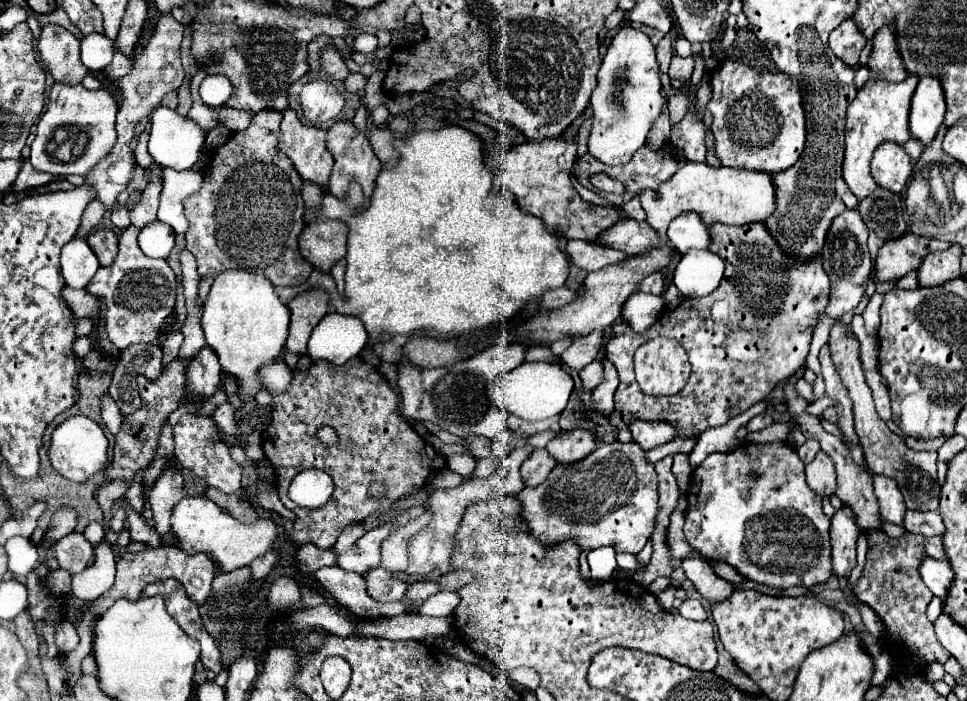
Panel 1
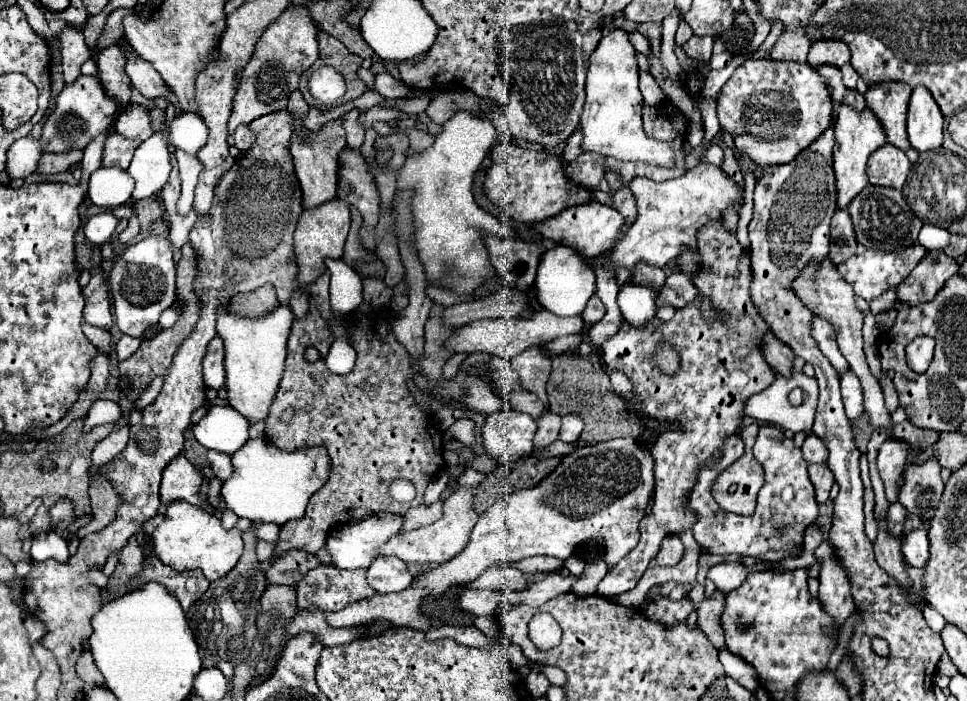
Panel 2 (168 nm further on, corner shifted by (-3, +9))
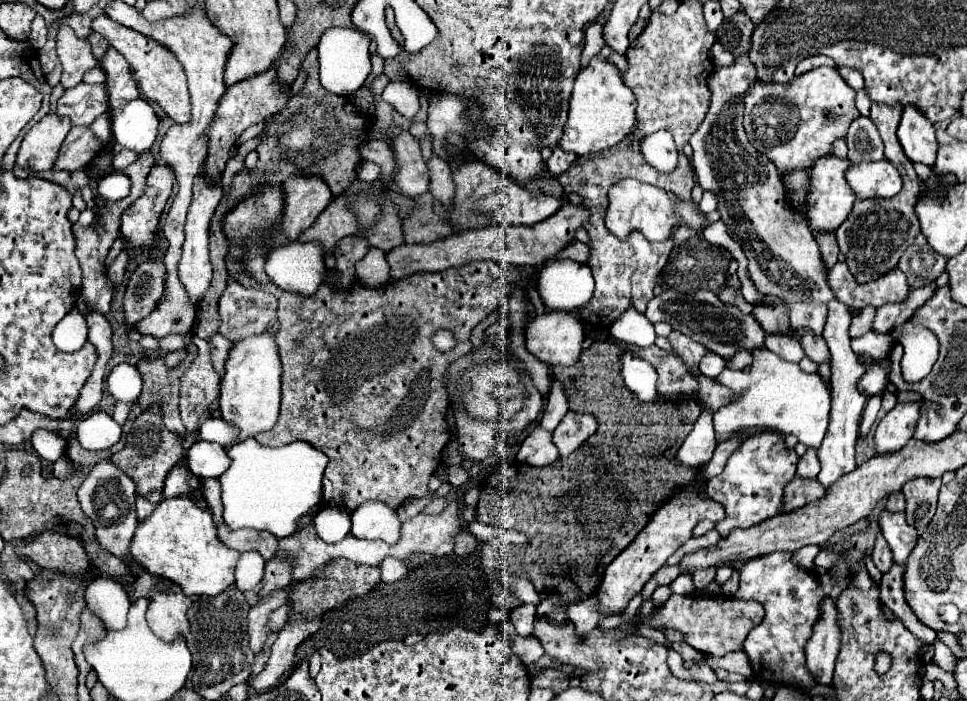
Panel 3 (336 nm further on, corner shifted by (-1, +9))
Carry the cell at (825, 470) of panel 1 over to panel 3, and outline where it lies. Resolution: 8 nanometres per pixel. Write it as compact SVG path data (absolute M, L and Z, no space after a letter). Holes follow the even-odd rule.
M793 478L789 486L785 488L785 510L783 514L789 514L797 508L807 506L809 502L821 498L825 494L825 488L817 480L803 480L803 478Z

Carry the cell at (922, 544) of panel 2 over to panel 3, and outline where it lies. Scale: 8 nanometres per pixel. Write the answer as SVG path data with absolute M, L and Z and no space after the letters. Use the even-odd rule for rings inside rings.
M883 510L879 514L879 532L893 550L897 564L903 564L917 542L917 530L905 522L903 512Z

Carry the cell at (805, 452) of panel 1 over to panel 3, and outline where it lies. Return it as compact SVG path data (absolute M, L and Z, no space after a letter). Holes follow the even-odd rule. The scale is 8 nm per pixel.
M807 450L805 456L797 464L797 474L795 476L799 476L799 478L815 478L817 474L819 474L819 458L817 458L817 452Z

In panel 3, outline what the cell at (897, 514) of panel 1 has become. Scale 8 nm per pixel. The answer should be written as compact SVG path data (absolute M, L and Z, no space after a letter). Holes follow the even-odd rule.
M919 402L897 404L891 412L887 412L875 432L877 454L901 450L913 438L919 412L921 412Z

